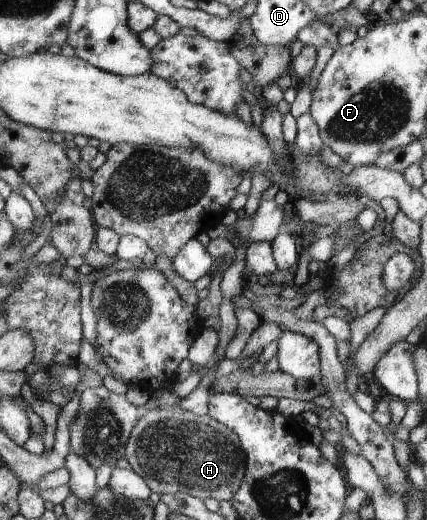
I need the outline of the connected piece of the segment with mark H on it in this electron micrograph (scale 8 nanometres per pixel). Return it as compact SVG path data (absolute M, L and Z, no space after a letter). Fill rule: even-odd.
M179 406L150 409L145 416L141 416L127 440L124 458L129 461L130 468L145 480L152 492L169 495L184 491L201 501L207 498L219 502L231 501L246 474L246 453L235 432L208 415L195 415L190 411L183 411Z

